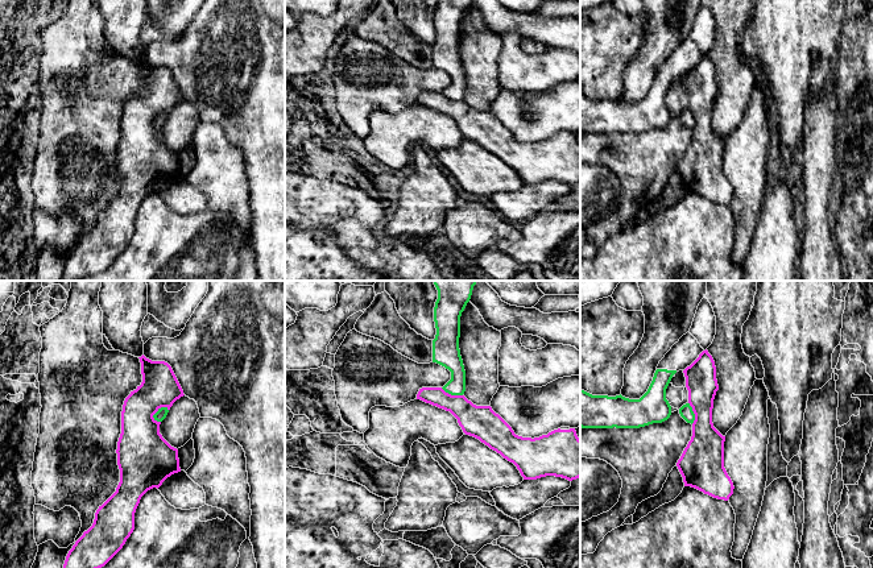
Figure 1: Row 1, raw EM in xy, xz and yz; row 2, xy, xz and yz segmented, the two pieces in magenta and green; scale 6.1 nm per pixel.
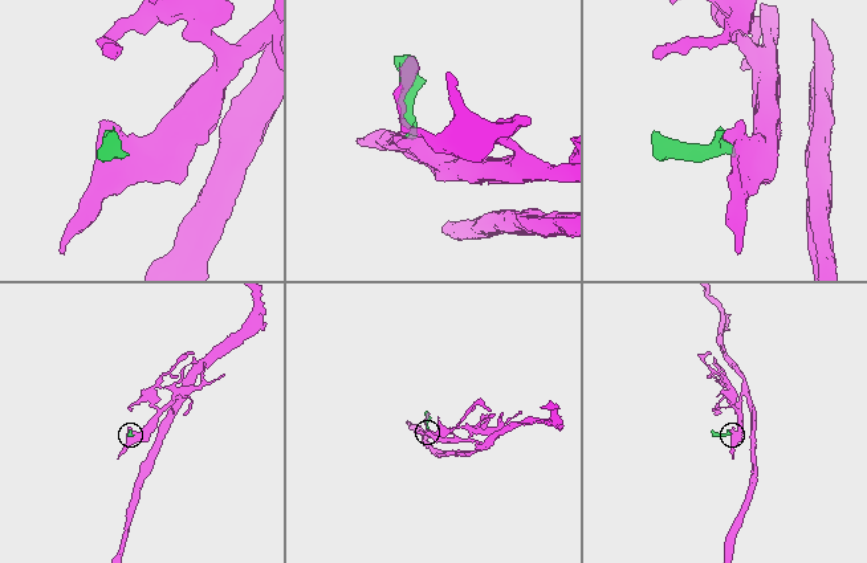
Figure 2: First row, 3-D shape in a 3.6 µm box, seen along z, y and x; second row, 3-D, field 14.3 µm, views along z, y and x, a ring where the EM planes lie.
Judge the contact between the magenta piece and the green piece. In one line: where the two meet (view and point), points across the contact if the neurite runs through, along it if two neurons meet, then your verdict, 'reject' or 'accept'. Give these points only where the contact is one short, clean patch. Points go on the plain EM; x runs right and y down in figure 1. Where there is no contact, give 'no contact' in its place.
meets magenta in xy at (157, 115); border along xy (168, 112), (161, 112), (153, 120), (153, 124); reject

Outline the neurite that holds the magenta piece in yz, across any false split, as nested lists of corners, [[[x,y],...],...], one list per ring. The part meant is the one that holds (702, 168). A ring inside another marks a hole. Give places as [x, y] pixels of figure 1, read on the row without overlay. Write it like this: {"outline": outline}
{"outline": [[[706,54],[683,78],[695,125],[691,145],[677,171],[684,191],[728,206],[735,191],[724,173],[725,141],[712,128],[713,104],[719,95],[715,66]]]}

